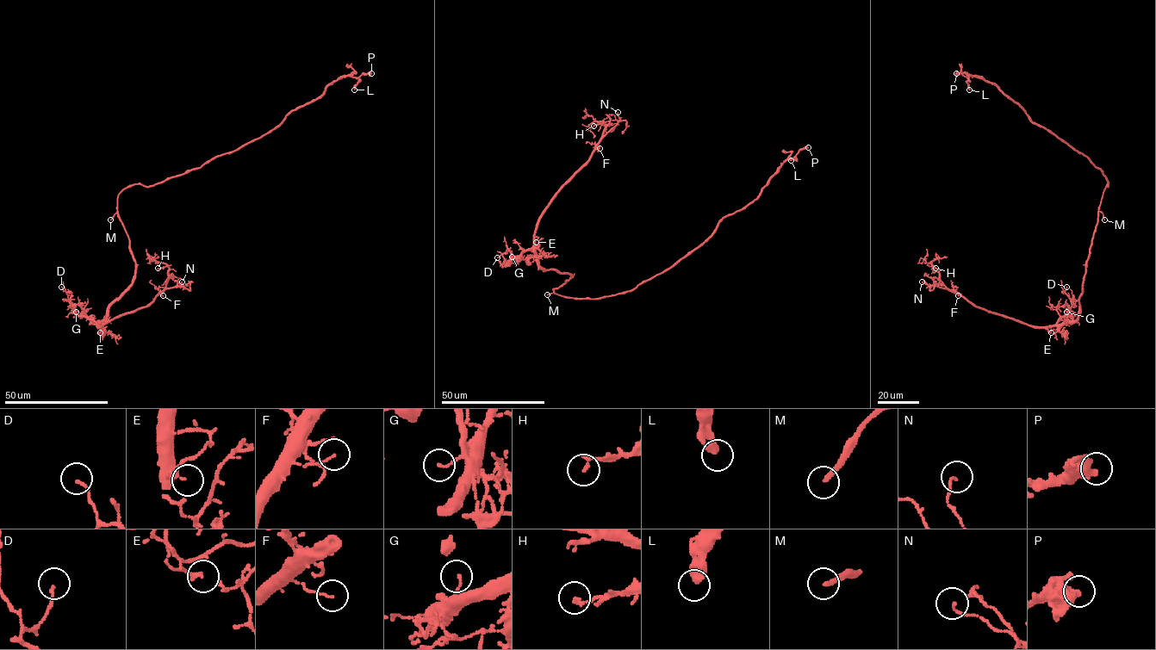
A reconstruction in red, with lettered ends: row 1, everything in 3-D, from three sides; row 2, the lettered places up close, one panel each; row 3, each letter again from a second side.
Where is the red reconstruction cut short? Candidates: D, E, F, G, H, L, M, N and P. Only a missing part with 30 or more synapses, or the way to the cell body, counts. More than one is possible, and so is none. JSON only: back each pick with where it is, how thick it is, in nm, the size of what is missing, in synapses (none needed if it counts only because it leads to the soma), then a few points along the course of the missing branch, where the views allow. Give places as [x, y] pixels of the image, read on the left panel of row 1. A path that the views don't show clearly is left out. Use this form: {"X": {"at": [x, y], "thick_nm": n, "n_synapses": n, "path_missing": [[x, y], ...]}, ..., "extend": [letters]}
{"M": {"at": [110, 219], "thick_nm": 220}, "extend": ["M"]}

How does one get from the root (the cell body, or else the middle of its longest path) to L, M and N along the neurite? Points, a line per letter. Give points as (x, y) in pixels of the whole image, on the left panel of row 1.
L: (117, 205), (118, 194), (127, 187), (163, 182), (263, 136), (338, 78), (357, 77), (354, 89)
M: (117, 205), (117, 212), (110, 219)
N: (117, 205), (135, 273), (98, 326), (146, 306), (166, 288), (183, 286), (182, 281)

